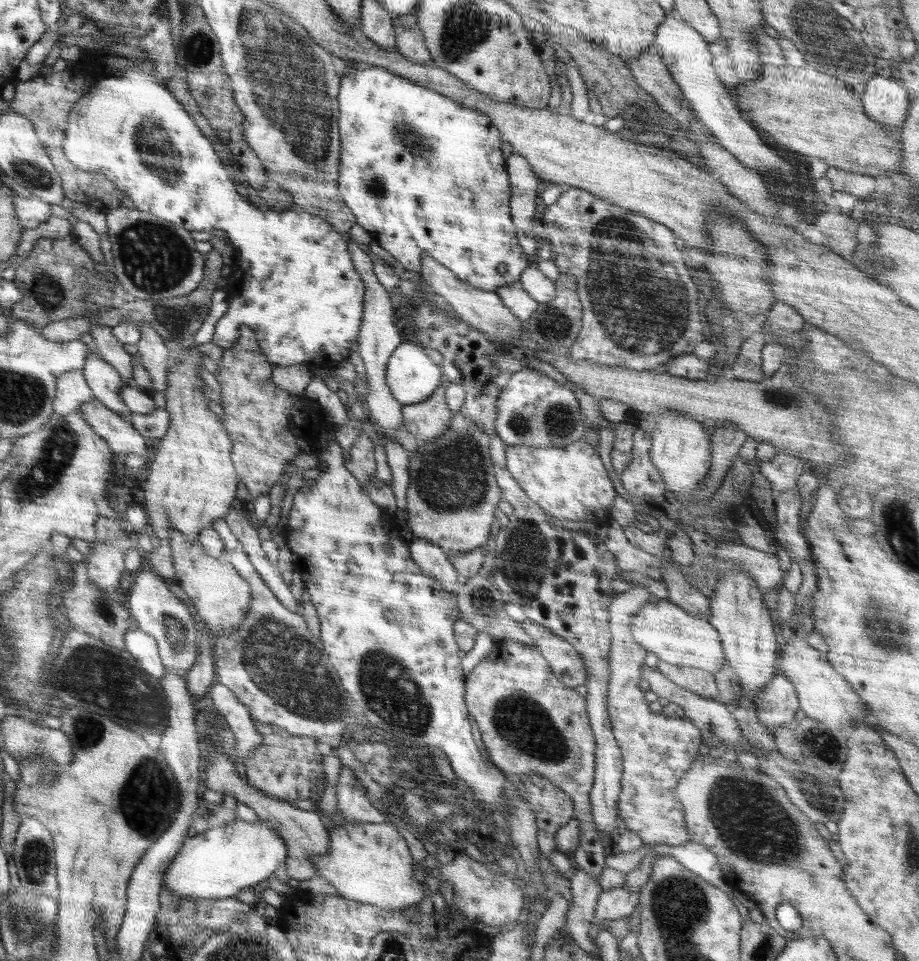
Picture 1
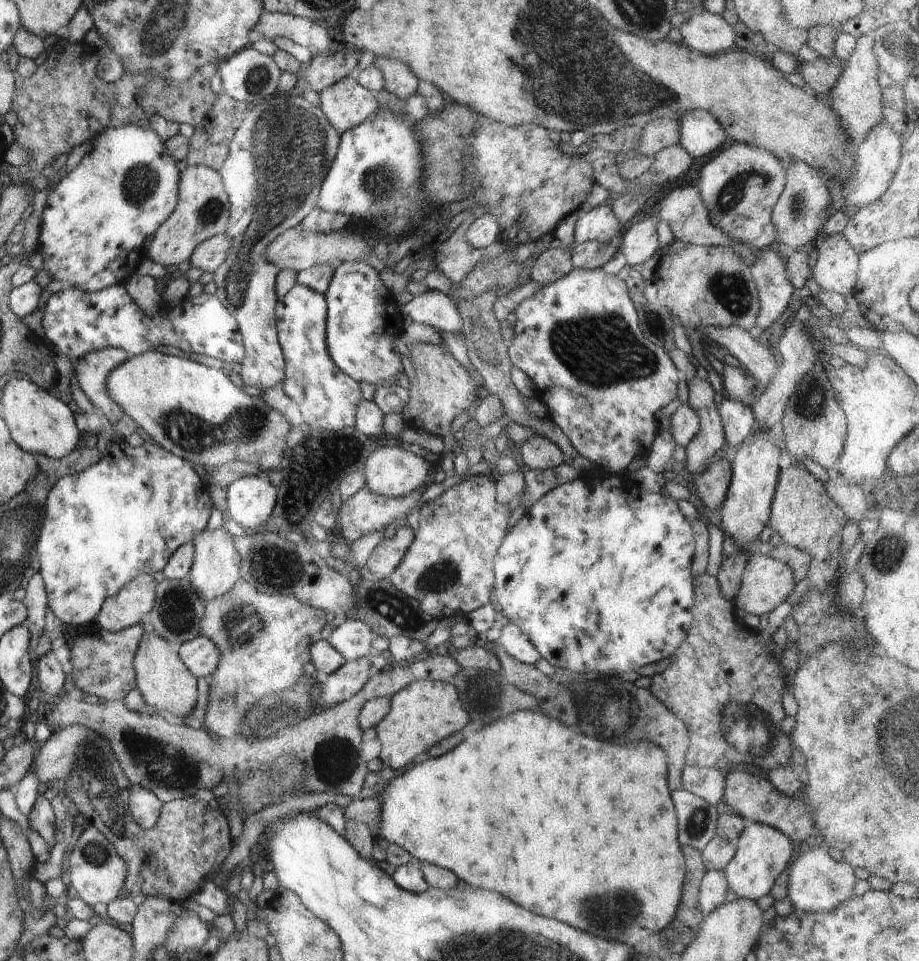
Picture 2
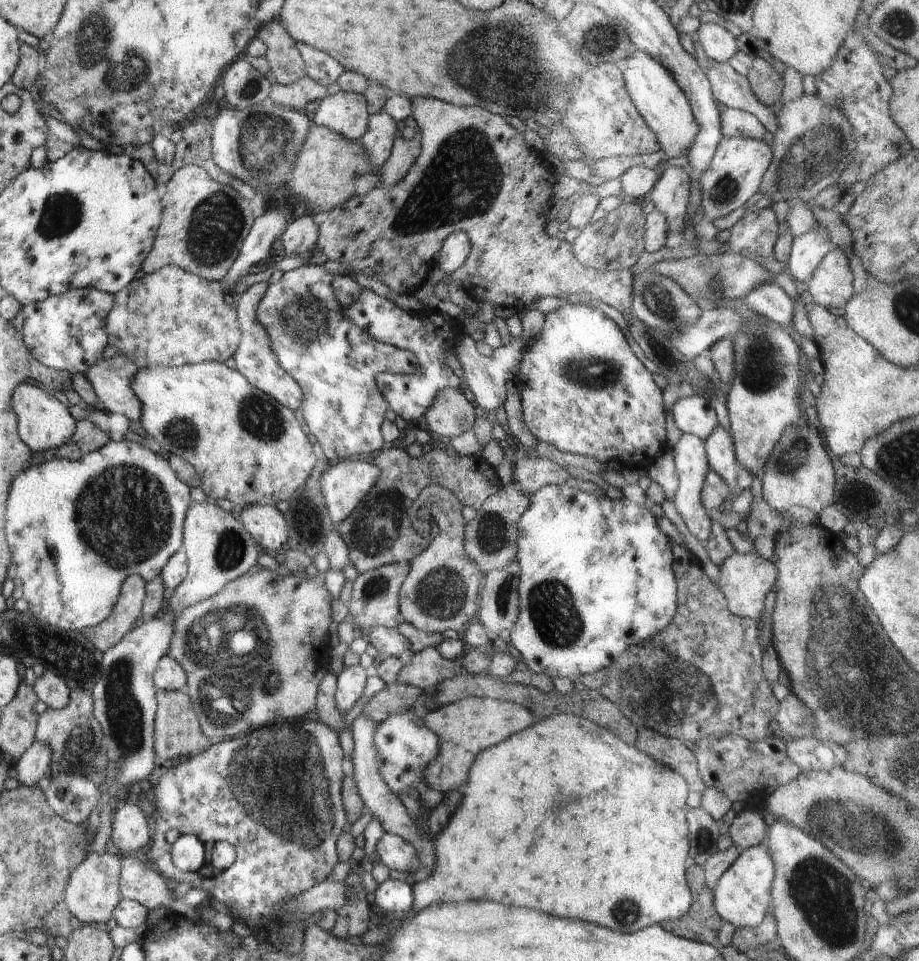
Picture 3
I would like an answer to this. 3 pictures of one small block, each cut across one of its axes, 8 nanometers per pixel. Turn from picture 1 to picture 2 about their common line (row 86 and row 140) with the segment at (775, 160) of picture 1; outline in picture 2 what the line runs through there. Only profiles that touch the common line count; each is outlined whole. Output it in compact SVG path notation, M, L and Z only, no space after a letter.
M688 111L679 120L679 142L693 158L702 158L727 140L722 125L706 111Z

